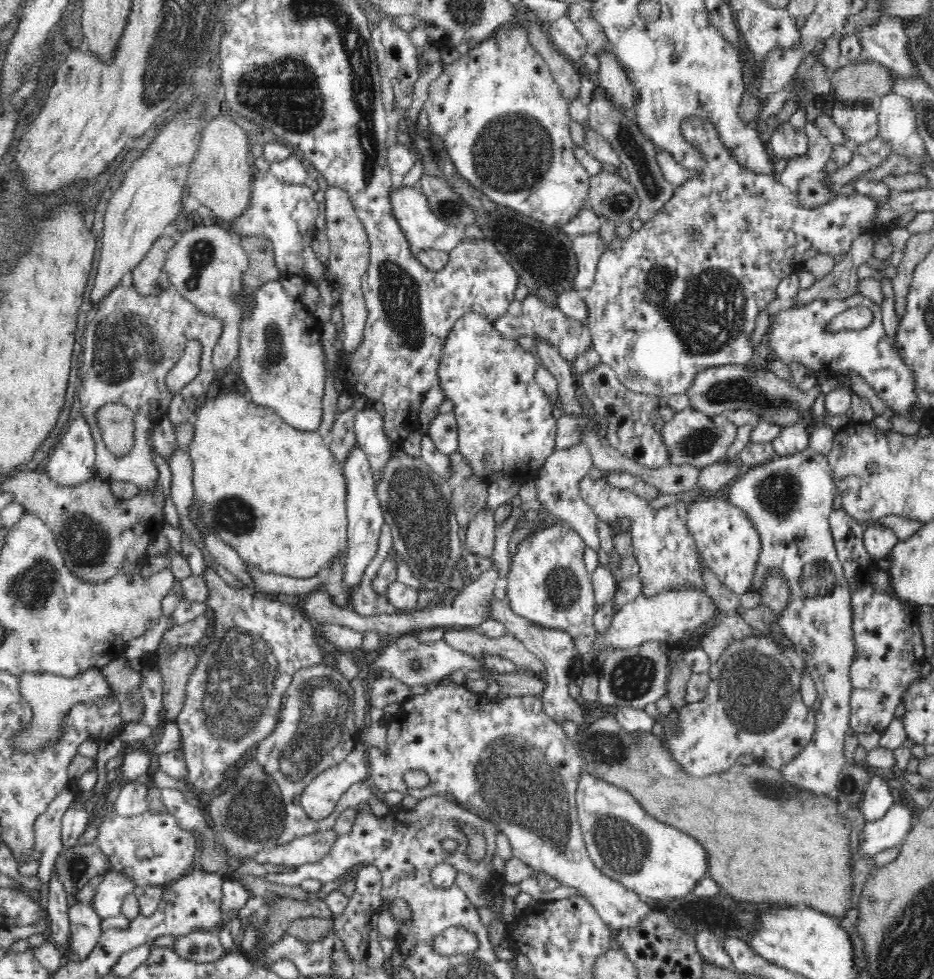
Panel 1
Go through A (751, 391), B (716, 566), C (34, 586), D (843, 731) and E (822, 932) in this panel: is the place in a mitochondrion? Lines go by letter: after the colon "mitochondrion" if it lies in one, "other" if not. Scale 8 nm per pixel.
A: mitochondrion
B: other
C: mitochondrion
D: other
E: other

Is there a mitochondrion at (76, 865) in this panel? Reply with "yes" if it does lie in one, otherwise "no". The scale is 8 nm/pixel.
yes

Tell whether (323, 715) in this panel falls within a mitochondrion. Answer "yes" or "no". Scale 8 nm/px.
yes

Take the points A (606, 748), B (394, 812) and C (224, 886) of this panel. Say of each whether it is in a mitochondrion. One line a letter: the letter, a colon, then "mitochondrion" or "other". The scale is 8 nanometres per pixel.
A: mitochondrion
B: other
C: other

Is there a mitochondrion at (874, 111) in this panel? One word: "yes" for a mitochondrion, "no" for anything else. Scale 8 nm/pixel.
no

